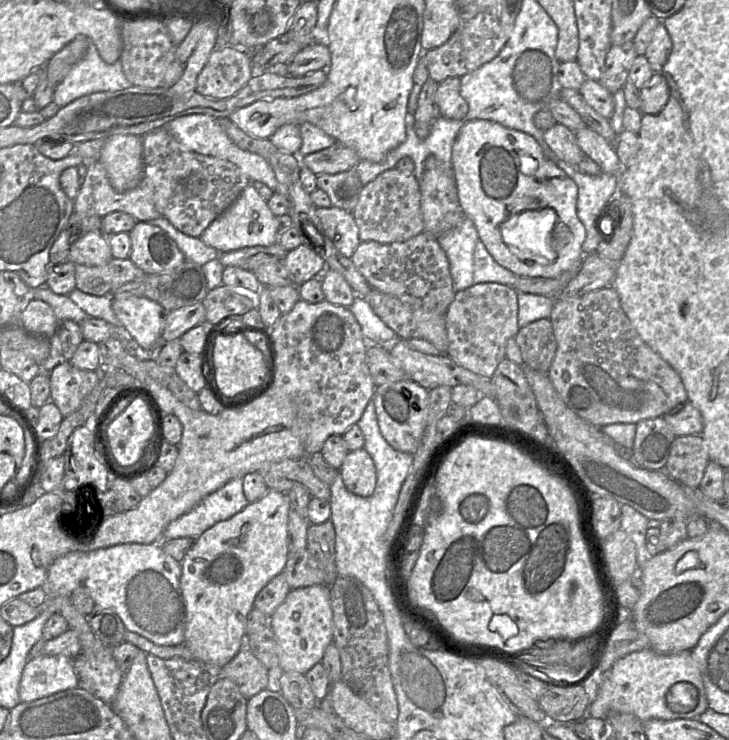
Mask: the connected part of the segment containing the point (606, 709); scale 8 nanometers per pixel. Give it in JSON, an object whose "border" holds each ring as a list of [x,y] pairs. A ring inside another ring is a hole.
{"border":[[[643,649],[620,658],[601,675],[587,715],[606,719],[611,711],[616,711],[632,714],[645,722],[650,719],[698,719],[707,709],[703,680],[691,651],[664,655]]]}

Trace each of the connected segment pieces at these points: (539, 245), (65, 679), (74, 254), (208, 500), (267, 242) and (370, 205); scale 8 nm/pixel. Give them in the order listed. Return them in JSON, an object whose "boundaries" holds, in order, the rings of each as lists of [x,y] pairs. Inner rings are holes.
{"boundaries":[[[[546,208],[540,216],[528,218],[510,218],[503,222],[502,239],[510,247],[515,247],[525,254],[531,255],[526,260],[554,261],[556,253],[551,245],[551,232],[556,224],[557,215],[554,210]]],[[[39,655],[28,660],[19,685],[20,702],[32,702],[79,687],[72,660],[65,656]]],[[[99,230],[77,239],[70,246],[67,261],[86,266],[102,266],[112,258],[107,236]]],[[[233,478],[210,493],[185,514],[171,521],[162,539],[191,537],[197,539],[220,521],[227,520],[249,504],[243,491],[243,478]]],[[[251,183],[236,201],[202,232],[199,238],[220,254],[247,247],[268,247],[276,243],[279,238],[276,216]]],[[[397,168],[384,171],[376,179],[362,186],[358,202],[351,212],[359,229],[360,242],[376,241],[381,244],[404,242],[424,231],[419,184],[413,174],[405,174]]]]}

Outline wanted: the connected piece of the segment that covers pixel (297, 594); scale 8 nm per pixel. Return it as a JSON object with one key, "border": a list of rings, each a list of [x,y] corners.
{"border":[[[322,584],[291,589],[269,618],[279,644],[279,671],[305,675],[322,661],[326,647],[333,643],[333,612],[330,587]]]}

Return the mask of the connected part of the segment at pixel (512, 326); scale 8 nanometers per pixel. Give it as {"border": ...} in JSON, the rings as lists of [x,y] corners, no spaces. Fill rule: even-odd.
{"border":[[[499,283],[475,284],[457,292],[445,314],[448,355],[459,366],[491,378],[506,357],[506,343],[515,337],[518,326],[518,292]]]}

